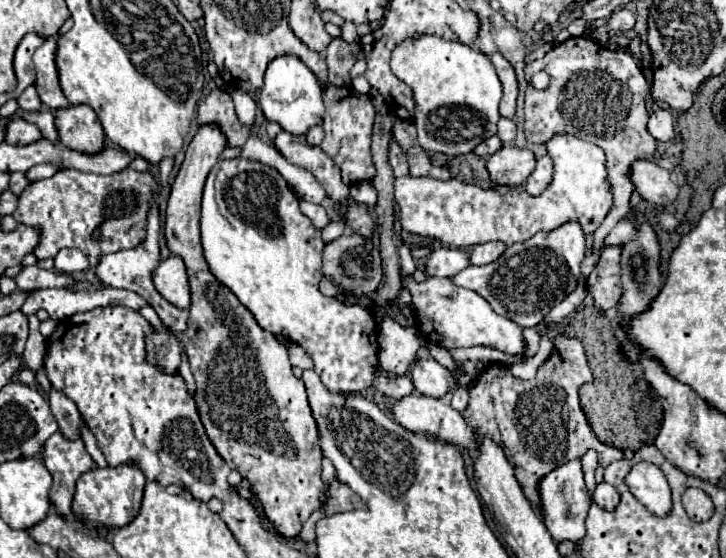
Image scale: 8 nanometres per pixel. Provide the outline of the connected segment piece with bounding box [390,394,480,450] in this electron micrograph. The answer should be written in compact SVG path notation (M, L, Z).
M410 394L410 396L402 398L400 402L394 402L390 408L392 408L396 422L400 422L410 432L424 432L428 436L440 438L442 442L452 442L454 446L468 448L468 450L478 450L478 446L480 446L476 432L466 424L462 414L456 412L442 398L428 398L428 396L422 396L422 394Z

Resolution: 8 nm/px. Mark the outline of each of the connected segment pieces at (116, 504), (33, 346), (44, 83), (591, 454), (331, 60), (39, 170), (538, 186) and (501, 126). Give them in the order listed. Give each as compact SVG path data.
M118 466L118 468L94 468L78 478L76 494L72 502L72 512L90 530L118 530L130 524L140 512L142 494L146 486L146 476L134 466Z
M32 314L30 316L30 336L28 336L28 348L24 350L24 364L30 368L30 370L38 370L44 362L44 348L46 340L44 336L40 334L40 320Z
M68 20L56 36L50 36L42 42L42 46L34 52L34 64L36 64L36 90L40 94L42 104L48 108L66 108L70 102L64 98L60 80L58 80L58 70L56 70L56 42L60 34L68 32L72 28L72 20Z
M588 450L588 452L582 456L582 468L584 468L584 476L586 476L590 500L592 500L592 492L594 492L594 486L596 486L596 480L594 480L594 470L596 470L596 466L598 466L596 452L594 452L594 450Z
M334 38L326 48L326 62L328 62L328 76L330 82L336 86L350 84L350 68L356 62L356 54L360 52L358 40L348 44L342 38Z
M38 164L38 166L32 166L28 172L26 172L26 178L28 180L42 180L42 178L50 178L58 172L58 168L54 164Z
M546 154L542 158L538 158L536 170L532 172L532 176L526 180L524 190L532 196L540 196L552 182L552 174L554 174L554 166L552 166L552 158Z
M500 118L498 120L498 138L506 144L516 138L516 122L510 118Z

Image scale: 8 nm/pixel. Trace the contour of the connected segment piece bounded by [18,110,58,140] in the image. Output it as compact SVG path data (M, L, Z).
M18 110L20 118L28 120L28 122L34 122L44 138L48 140L58 140L58 132L56 132L56 126L54 126L54 114L52 112L26 112L26 110Z

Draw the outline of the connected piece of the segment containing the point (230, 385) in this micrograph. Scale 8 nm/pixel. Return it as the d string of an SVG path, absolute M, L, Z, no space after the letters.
M198 126L168 198L166 242L170 252L184 260L192 288L190 320L182 332L182 346L196 380L194 400L210 442L228 466L250 482L250 490L262 502L264 516L274 530L286 538L296 538L314 510L324 508L324 514L338 514L366 506L344 482L334 478L328 486L320 478L320 432L308 406L304 382L292 374L286 348L274 334L256 324L252 312L216 280L204 258L200 244L202 188L226 146L220 126Z

